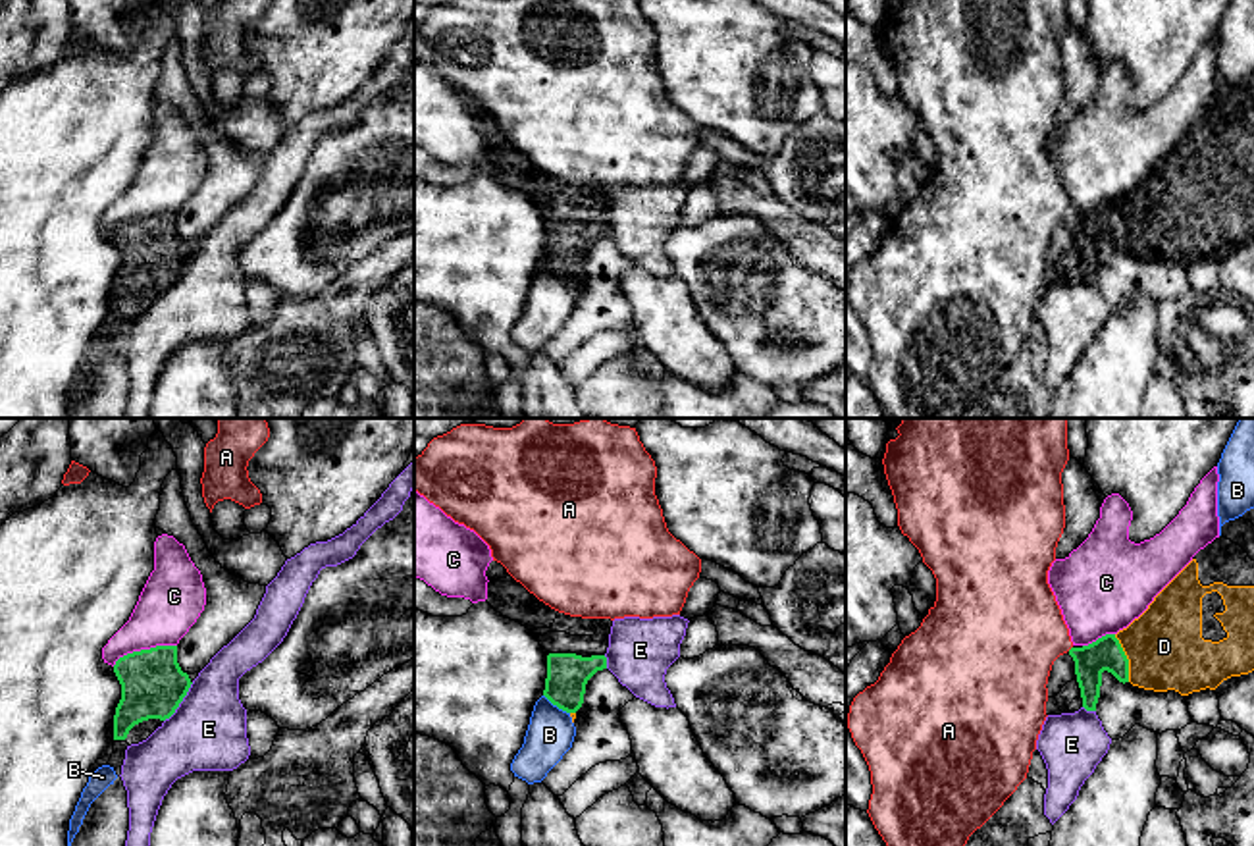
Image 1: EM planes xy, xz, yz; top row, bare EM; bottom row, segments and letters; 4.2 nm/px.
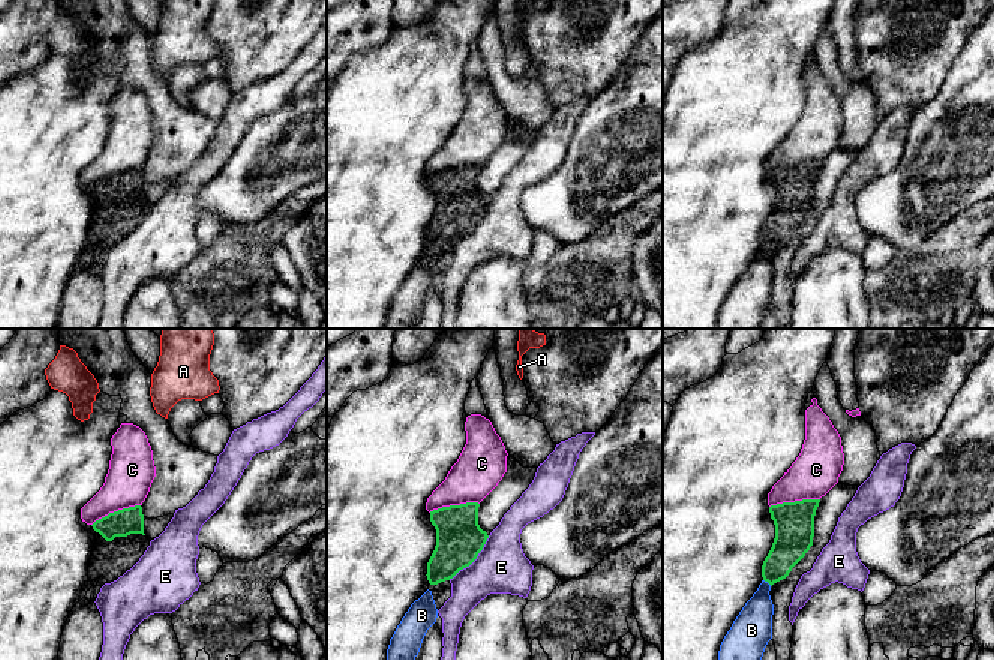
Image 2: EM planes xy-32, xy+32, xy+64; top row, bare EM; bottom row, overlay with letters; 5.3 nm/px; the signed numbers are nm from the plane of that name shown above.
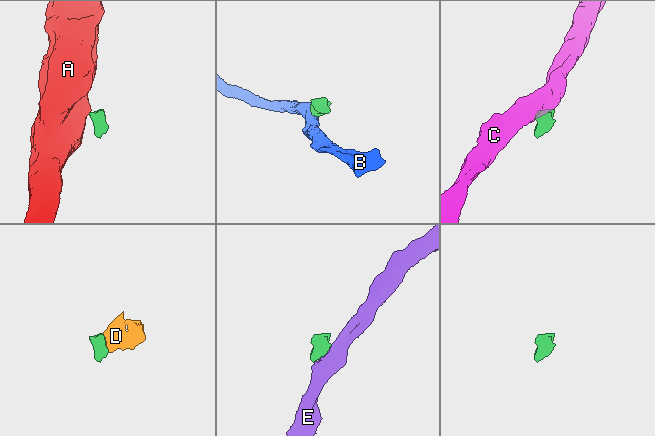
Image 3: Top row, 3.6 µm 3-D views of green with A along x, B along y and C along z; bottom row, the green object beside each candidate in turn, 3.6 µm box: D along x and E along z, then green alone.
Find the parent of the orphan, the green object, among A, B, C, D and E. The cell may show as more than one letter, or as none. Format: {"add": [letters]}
{"add": ["D"]}

